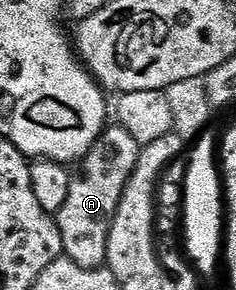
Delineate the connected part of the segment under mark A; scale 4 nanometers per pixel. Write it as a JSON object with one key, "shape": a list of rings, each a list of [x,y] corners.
{"shape":[[[110,124],[71,173],[68,197],[64,208],[60,208],[56,215],[56,221],[63,255],[80,264],[80,268],[101,270],[106,266],[108,232],[112,232],[112,220],[116,220],[116,208],[120,208],[120,196],[124,196],[124,188],[136,168],[136,160],[140,160],[141,151],[142,147],[131,132],[122,125]]]}

